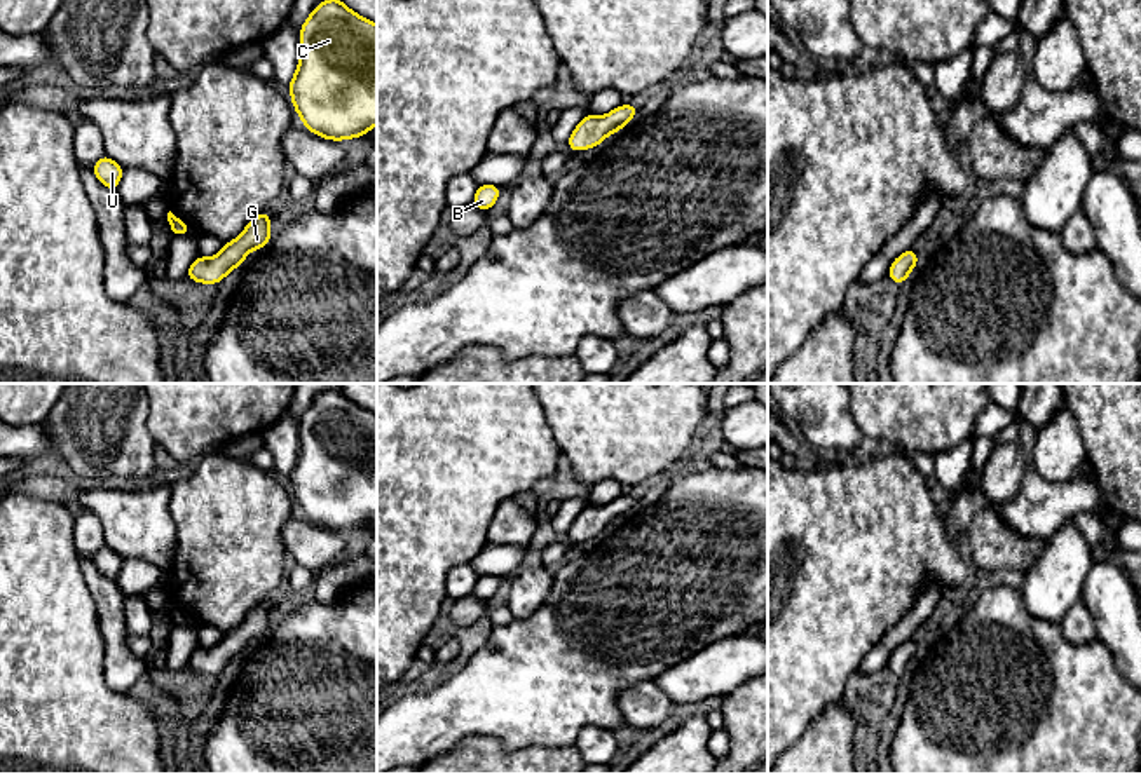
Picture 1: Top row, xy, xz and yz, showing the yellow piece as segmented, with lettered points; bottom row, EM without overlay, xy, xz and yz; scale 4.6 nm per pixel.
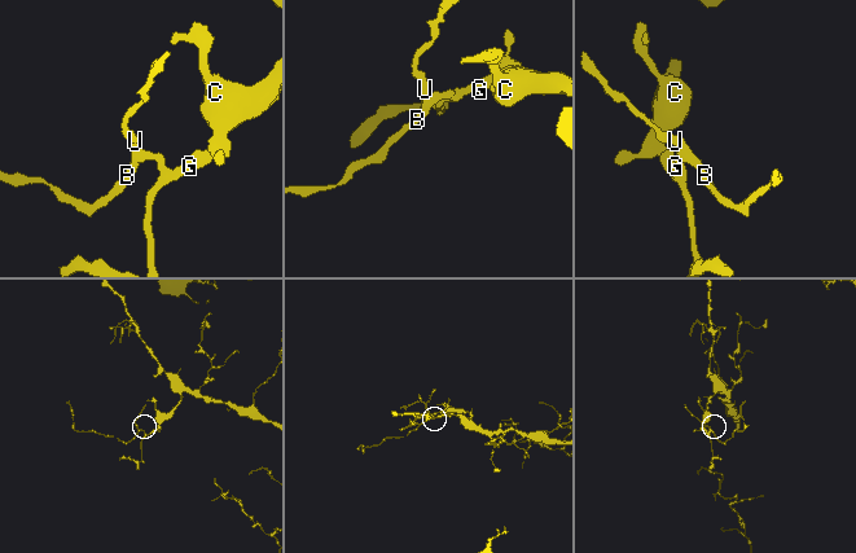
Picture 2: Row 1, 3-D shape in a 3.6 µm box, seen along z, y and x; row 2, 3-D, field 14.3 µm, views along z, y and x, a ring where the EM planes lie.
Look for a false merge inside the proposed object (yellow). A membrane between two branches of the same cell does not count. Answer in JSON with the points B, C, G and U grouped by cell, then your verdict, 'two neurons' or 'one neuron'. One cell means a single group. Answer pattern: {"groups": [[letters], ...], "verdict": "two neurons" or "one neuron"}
{"groups": [["B", "C", "G", "U"]], "verdict": "one neuron"}

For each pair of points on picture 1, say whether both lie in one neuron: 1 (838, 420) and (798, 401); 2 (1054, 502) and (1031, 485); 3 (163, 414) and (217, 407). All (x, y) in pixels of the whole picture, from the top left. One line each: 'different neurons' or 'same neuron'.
1: same neuron
2: same neuron
3: same neuron

